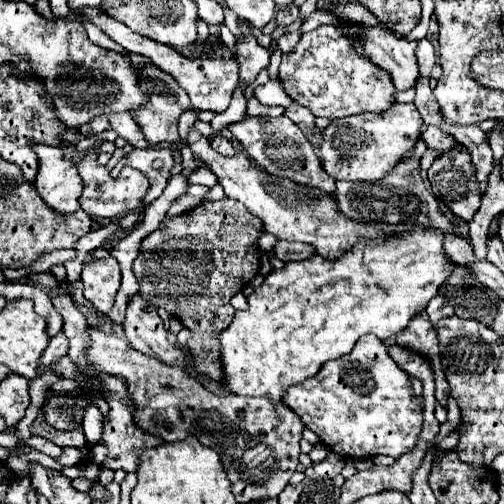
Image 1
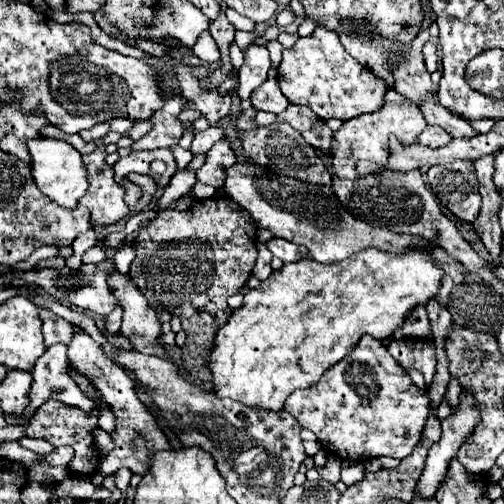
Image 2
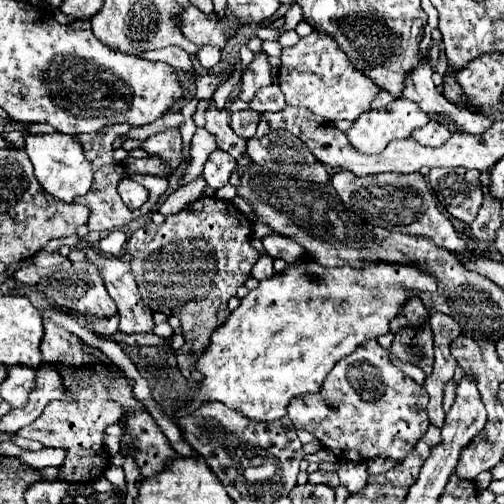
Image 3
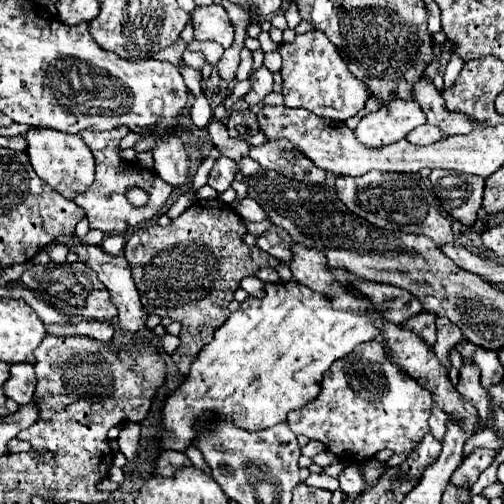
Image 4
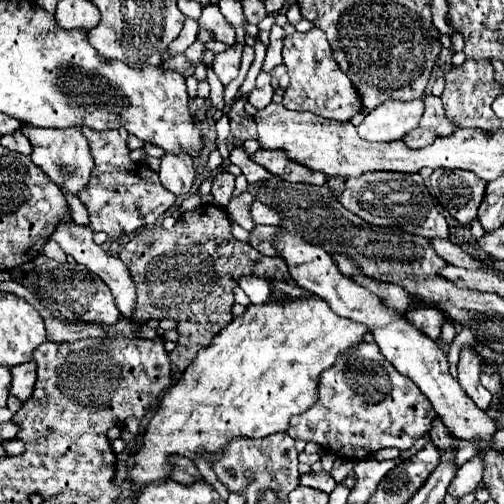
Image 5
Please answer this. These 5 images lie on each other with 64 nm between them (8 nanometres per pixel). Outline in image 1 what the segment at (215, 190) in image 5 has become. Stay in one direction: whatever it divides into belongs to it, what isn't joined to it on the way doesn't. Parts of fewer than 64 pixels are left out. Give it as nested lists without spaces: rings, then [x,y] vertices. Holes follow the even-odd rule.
[[[216,136],[216,138],[212,138],[212,148],[216,150],[216,152],[220,152],[222,156],[234,156],[236,154],[236,150],[232,148],[232,144],[230,144],[230,140],[228,138],[224,138],[224,136]],[[200,166],[196,172],[190,174],[190,184],[204,184],[208,188],[218,184],[216,175],[208,166]]]

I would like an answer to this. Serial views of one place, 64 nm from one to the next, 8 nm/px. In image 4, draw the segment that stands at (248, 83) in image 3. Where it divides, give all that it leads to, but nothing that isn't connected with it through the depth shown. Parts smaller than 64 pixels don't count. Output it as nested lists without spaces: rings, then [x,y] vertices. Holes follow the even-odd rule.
[[[262,66],[260,70],[252,72],[252,90],[244,96],[244,100],[248,102],[248,106],[262,104],[264,96],[270,92],[272,92],[272,72]]]

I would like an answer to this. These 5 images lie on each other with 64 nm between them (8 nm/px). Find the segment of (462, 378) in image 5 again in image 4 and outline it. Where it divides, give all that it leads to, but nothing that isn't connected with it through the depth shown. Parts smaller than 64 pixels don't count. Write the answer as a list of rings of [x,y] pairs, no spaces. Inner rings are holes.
[[[464,360],[462,368],[460,368],[460,380],[458,380],[456,390],[460,392],[462,398],[470,400],[478,408],[478,414],[480,414],[482,420],[488,418],[488,414],[490,414],[490,402],[488,402],[490,394],[480,384],[480,368],[476,368],[476,364],[468,364]]]

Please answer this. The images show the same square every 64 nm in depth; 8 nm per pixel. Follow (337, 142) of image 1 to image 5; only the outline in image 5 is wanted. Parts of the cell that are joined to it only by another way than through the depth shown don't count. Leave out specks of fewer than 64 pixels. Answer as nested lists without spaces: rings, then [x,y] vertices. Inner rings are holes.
[[[390,100],[372,110],[358,126],[358,134],[370,142],[392,142],[420,124],[424,112],[422,100]]]

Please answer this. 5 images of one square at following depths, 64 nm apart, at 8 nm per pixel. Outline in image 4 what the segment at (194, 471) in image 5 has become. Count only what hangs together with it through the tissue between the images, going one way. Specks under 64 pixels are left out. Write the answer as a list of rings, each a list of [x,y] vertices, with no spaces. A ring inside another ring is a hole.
[[[170,450],[168,452],[158,452],[152,474],[154,476],[174,476],[174,472],[178,468],[184,468],[184,466],[192,466],[192,462],[188,460],[186,454],[170,452]]]

